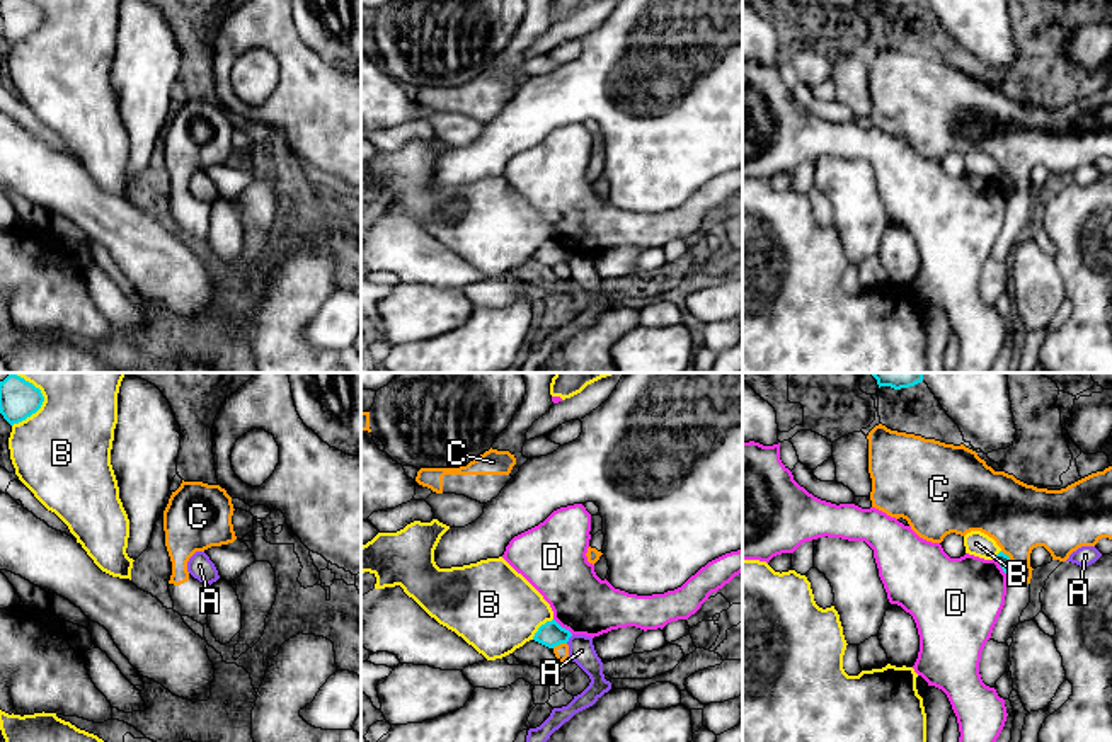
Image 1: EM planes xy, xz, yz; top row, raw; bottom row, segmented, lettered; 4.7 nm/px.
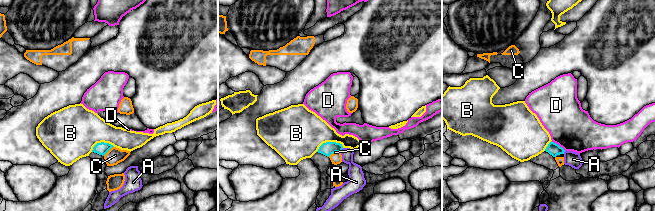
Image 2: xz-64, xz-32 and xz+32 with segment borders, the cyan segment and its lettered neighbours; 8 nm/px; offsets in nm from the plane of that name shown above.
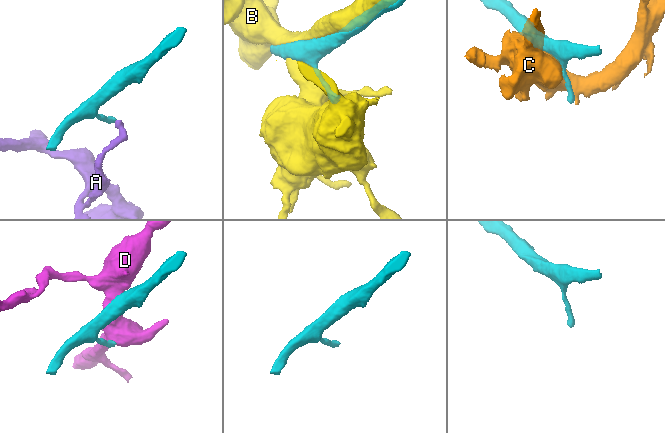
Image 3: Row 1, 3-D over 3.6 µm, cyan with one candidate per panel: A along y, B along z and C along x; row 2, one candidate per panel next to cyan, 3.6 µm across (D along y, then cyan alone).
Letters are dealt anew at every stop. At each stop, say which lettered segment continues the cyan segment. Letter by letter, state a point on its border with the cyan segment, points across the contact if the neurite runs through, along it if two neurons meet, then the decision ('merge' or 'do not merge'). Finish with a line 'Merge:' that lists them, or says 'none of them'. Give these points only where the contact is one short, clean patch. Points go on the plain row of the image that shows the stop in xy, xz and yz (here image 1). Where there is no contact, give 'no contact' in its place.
A: xz (569, 256) | along xz (573, 254), (566, 261) | do not merge
B: xy (38, 28) | do not merge
C: yz (1008, 177) | do not merge
D: xz (564, 247) | along xz (554, 237), (573, 252) | do not merge
Merge: none of them

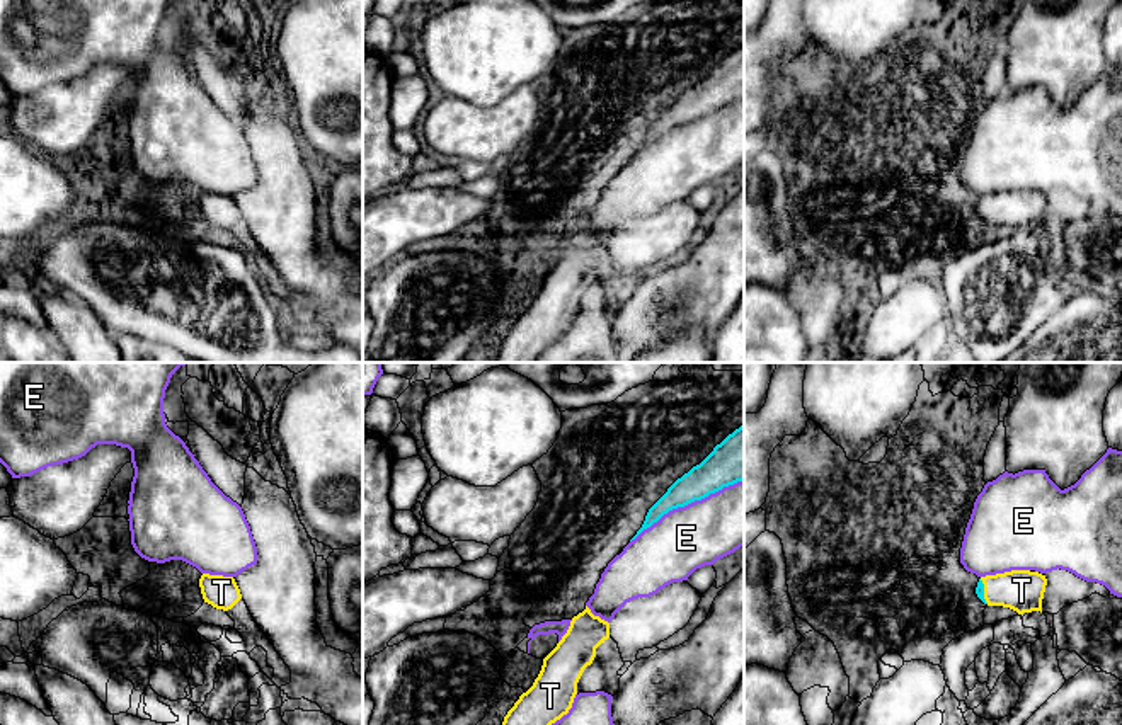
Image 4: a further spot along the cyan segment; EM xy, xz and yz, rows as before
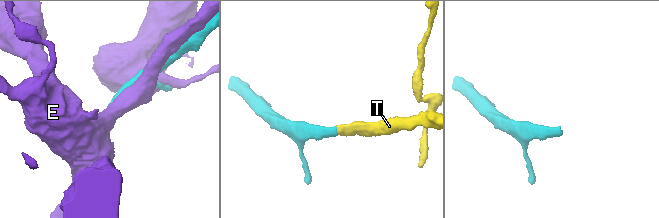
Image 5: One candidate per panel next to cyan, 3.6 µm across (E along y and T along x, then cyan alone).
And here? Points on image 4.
E: xz (686, 123) | do not merge
T: yz (983, 210) | across yz (979, 208), (983, 210), (1022, 210) | merge
Merge: T

